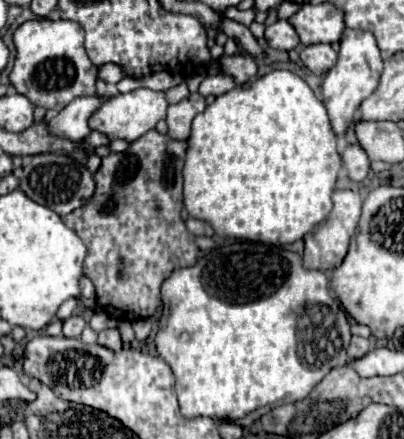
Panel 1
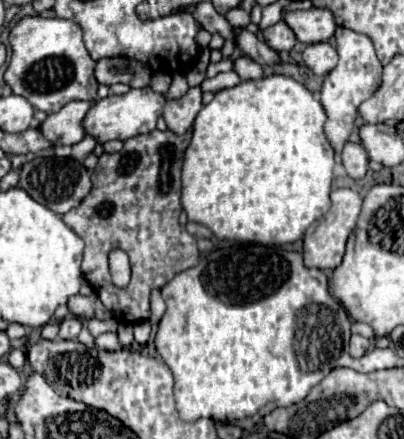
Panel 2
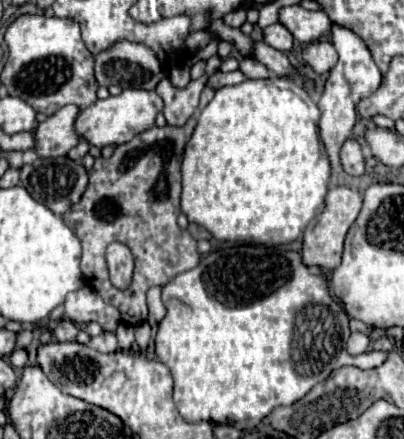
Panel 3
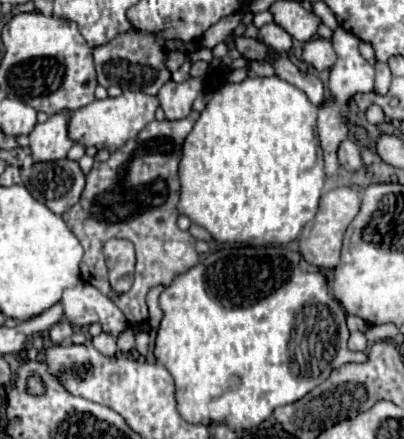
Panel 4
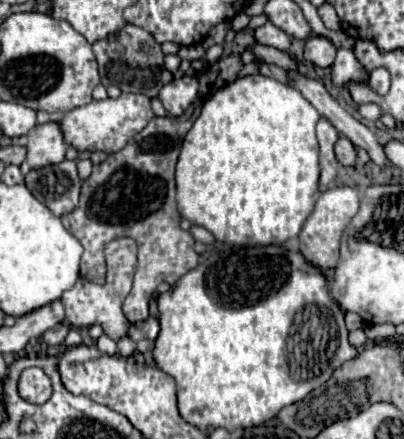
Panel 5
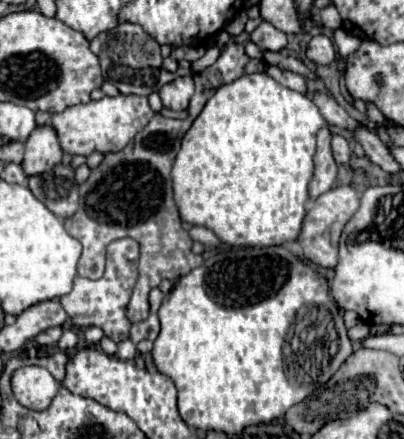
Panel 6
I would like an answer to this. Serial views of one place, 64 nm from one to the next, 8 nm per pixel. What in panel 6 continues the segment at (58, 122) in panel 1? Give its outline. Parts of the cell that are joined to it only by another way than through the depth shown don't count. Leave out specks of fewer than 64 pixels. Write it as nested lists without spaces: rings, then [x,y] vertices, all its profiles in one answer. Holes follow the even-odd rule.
[[[36,126],[26,140],[24,170],[26,174],[42,174],[62,162],[62,148],[52,126]]]

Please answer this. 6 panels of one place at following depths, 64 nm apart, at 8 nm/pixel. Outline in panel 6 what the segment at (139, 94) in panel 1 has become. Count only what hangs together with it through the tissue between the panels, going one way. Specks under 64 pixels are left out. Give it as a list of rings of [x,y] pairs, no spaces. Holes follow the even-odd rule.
[[[118,94],[116,98],[104,96],[102,100],[90,100],[88,104],[70,106],[60,114],[52,116],[52,126],[58,132],[58,140],[64,152],[70,154],[84,154],[90,156],[92,152],[120,152],[154,116],[152,108],[148,106],[146,96],[132,96],[132,94]]]

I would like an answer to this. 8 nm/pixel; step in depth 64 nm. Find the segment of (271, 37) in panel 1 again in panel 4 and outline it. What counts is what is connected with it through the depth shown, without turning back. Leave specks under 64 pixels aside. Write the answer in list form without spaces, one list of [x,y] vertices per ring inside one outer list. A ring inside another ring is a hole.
[[[274,22],[262,26],[258,38],[260,38],[260,42],[264,42],[266,46],[270,46],[278,52],[288,52],[292,48],[292,36]]]

